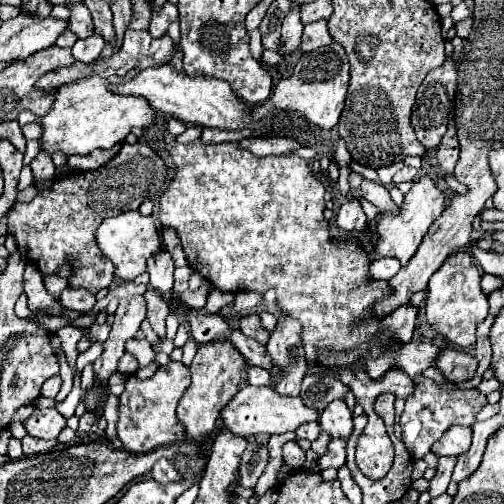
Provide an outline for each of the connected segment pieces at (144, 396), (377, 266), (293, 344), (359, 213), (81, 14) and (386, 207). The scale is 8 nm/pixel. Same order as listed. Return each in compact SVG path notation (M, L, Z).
M169 362L167 366L159 366L159 370L147 380L137 380L135 376L131 376L125 382L125 390L119 398L121 402L119 402L117 434L127 452L145 454L159 446L183 440L185 432L183 426L177 422L175 410L177 402L181 400L189 384L191 384L189 368L183 366L181 362Z
M379 258L371 264L371 278L373 280L391 280L399 272L401 264L395 258Z
M275 312L277 326L271 332L267 354L271 356L275 372L271 374L273 388L281 396L299 396L301 394L301 380L307 374L307 362L305 362L305 350L301 344L301 324L291 320L289 316Z
M349 198L337 212L337 226L345 232L363 232L367 226L367 216L357 198Z
M71 6L71 18L69 18L69 30L77 34L79 38L89 38L93 34L93 20L85 6Z
M363 180L361 192L363 192L365 200L369 200L371 204L375 204L379 208L379 212L383 212L383 214L395 214L395 212L399 212L399 206L391 200L389 190L385 186L381 186L379 182Z

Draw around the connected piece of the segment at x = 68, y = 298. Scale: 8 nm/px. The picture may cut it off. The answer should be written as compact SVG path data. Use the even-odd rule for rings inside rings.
M65 288L63 294L61 294L61 304L65 308L71 308L71 310L77 310L81 314L87 314L93 310L93 306L97 304L97 298L91 296L91 292L79 288L79 290L71 290L71 288Z

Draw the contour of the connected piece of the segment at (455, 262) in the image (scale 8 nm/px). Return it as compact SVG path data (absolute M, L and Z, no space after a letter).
M459 250L451 254L429 280L429 294L425 300L427 322L449 342L463 348L475 344L475 328L489 314L489 302L479 282L481 282L481 274L477 262L467 250Z

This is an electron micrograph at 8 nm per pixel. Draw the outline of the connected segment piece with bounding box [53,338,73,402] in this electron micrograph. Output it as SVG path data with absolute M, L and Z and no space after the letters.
M55 338L53 344L55 344L55 348L59 350L57 356L59 356L59 362L61 362L61 370L59 370L59 374L61 374L61 378L63 378L63 386L61 386L59 394L57 394L57 402L61 402L61 400L69 394L69 390L71 390L71 386L73 386L73 370L69 368L69 364L67 364L67 360L65 360L65 354L63 354L63 348L61 348L59 338Z

